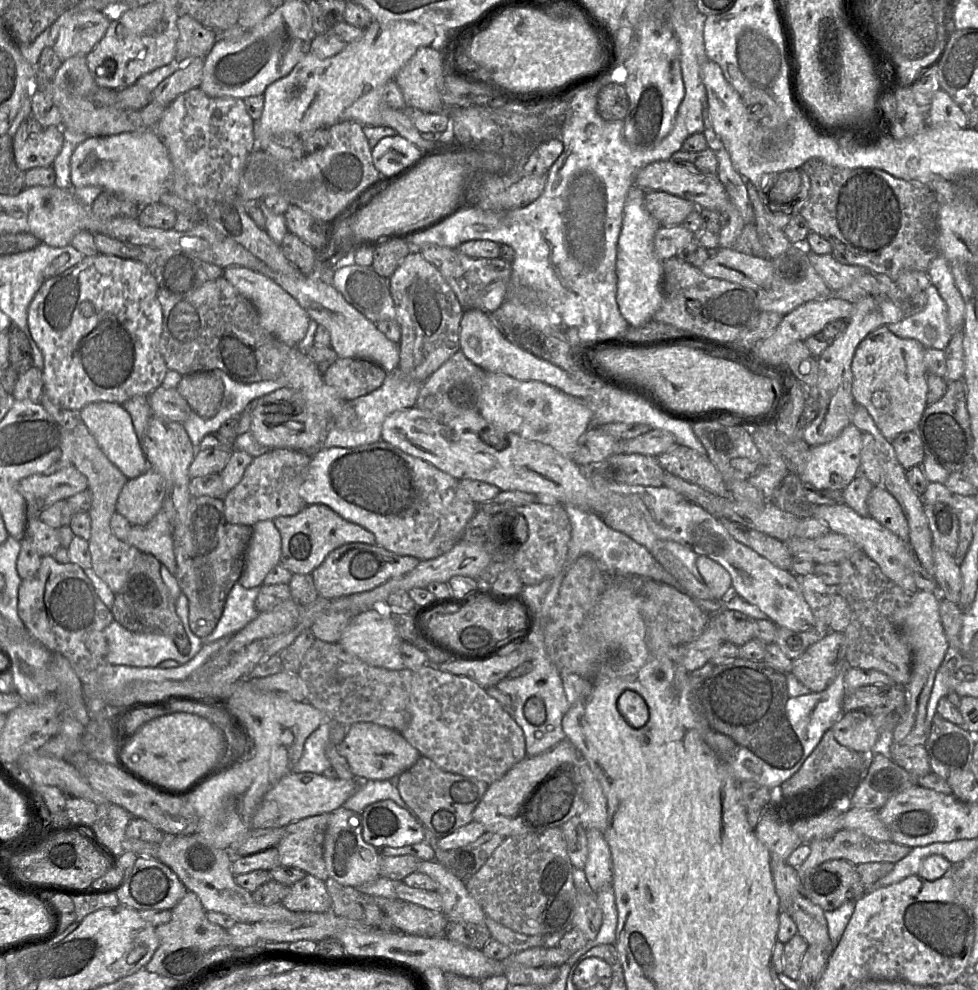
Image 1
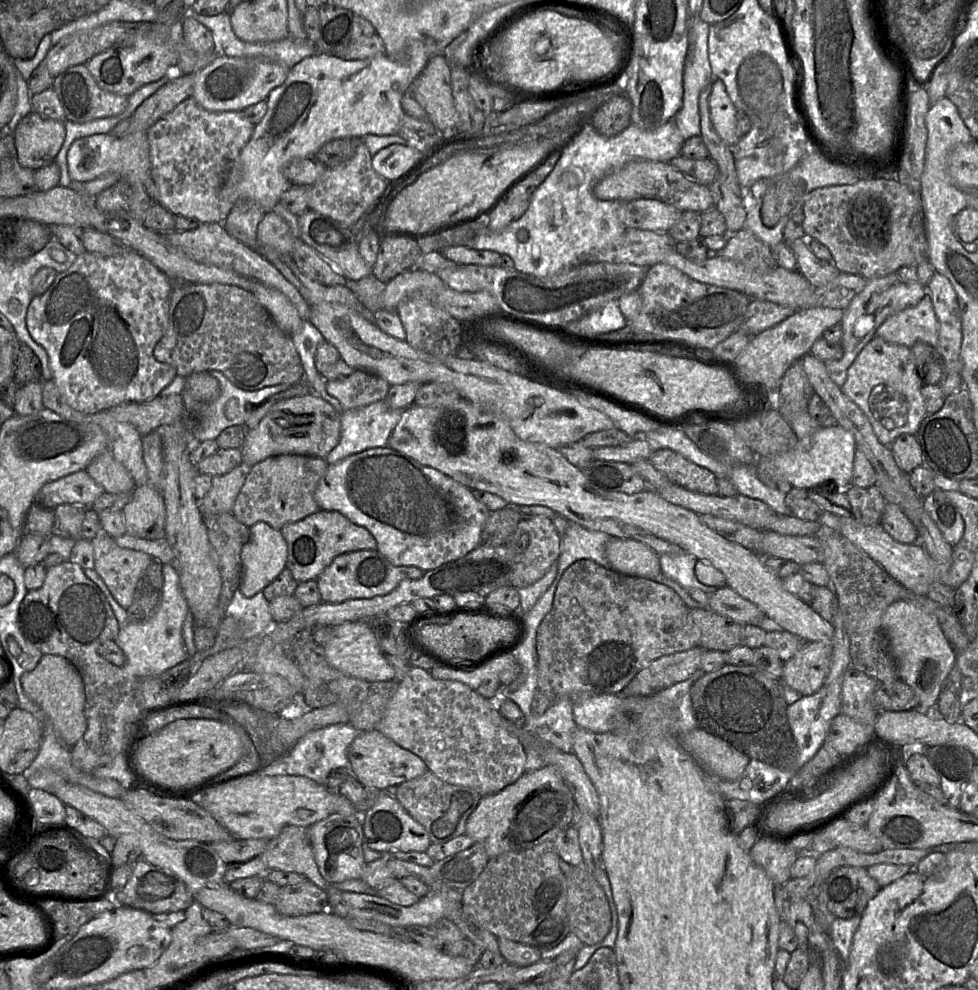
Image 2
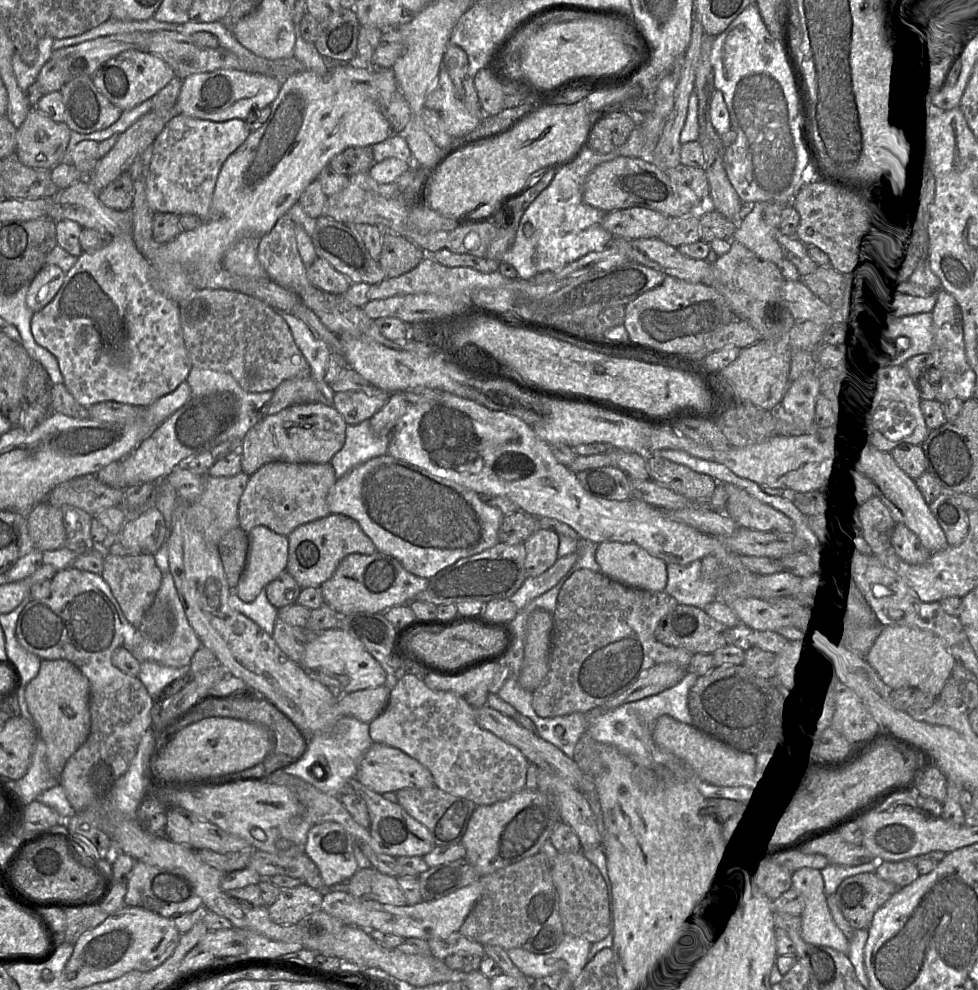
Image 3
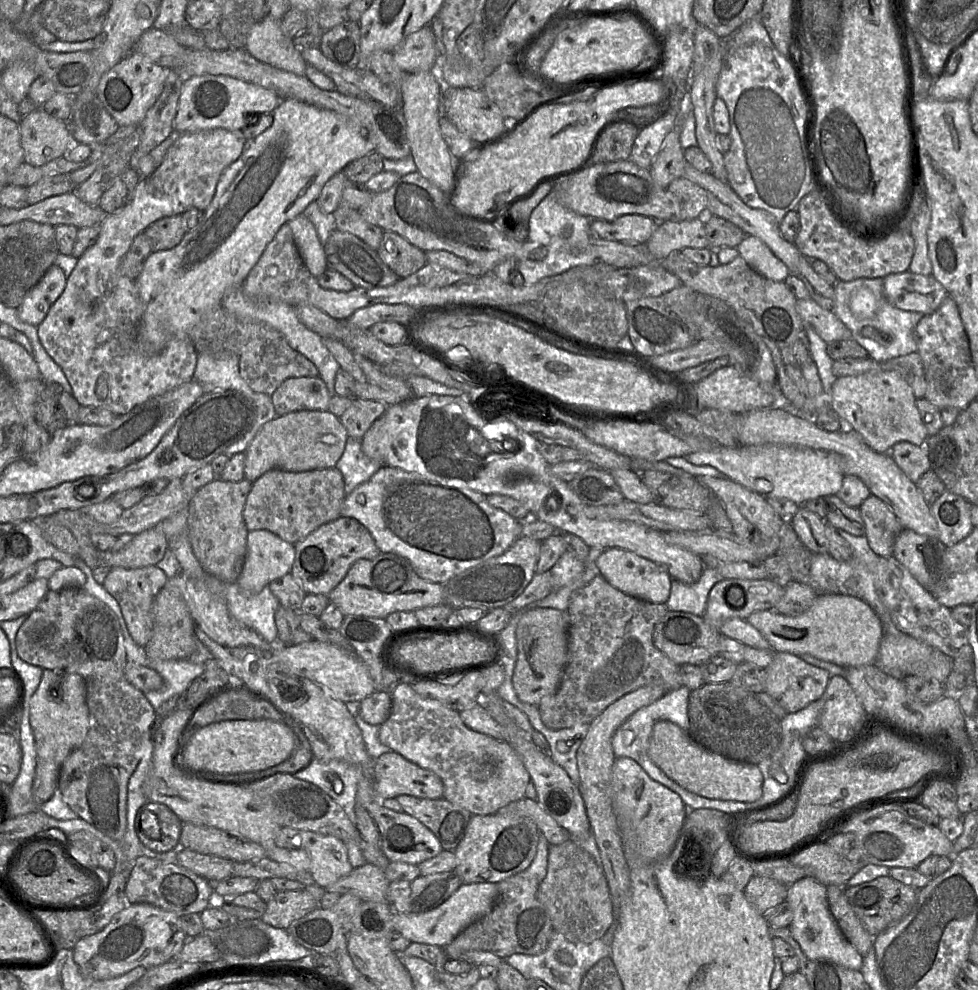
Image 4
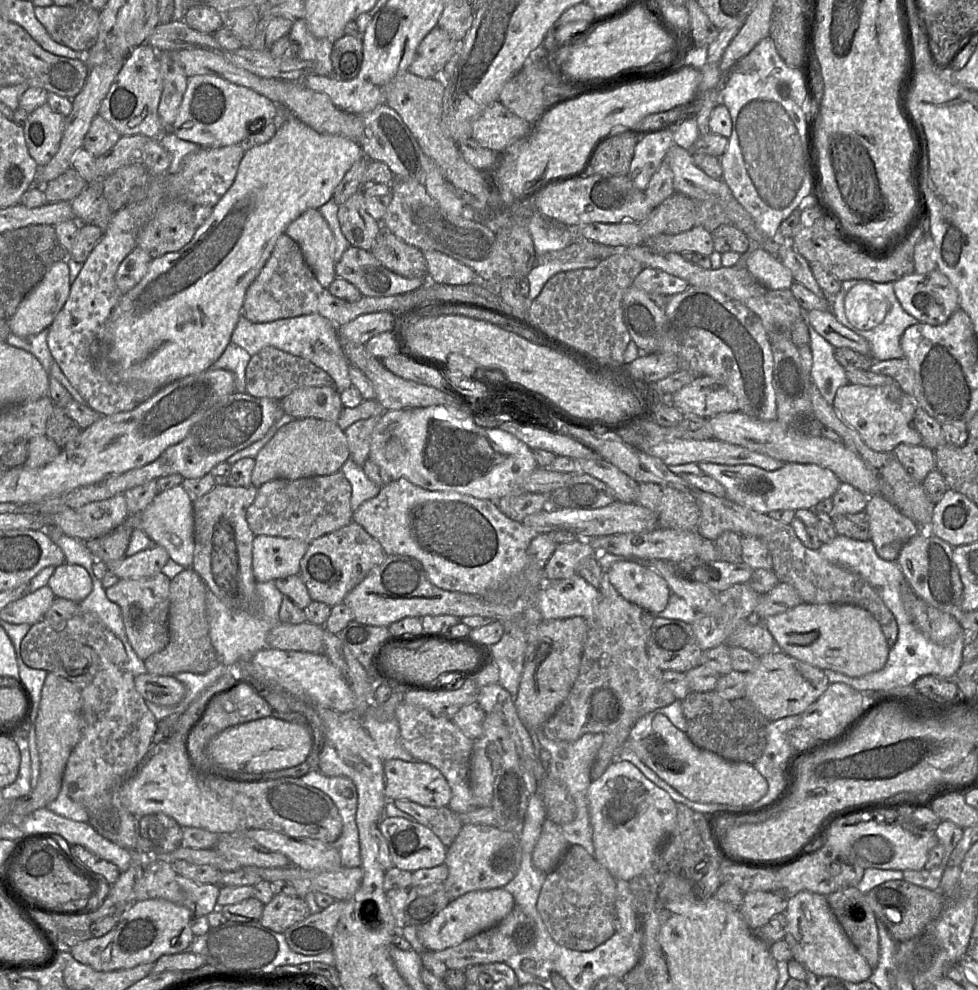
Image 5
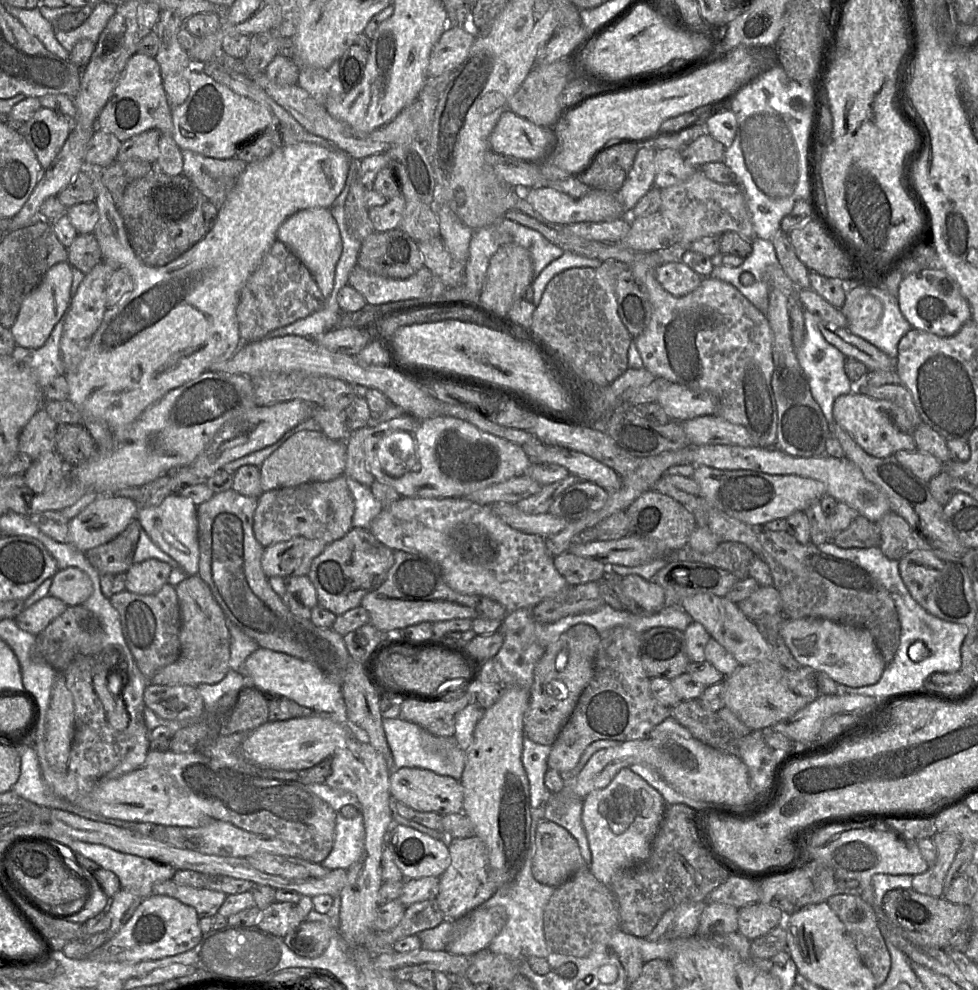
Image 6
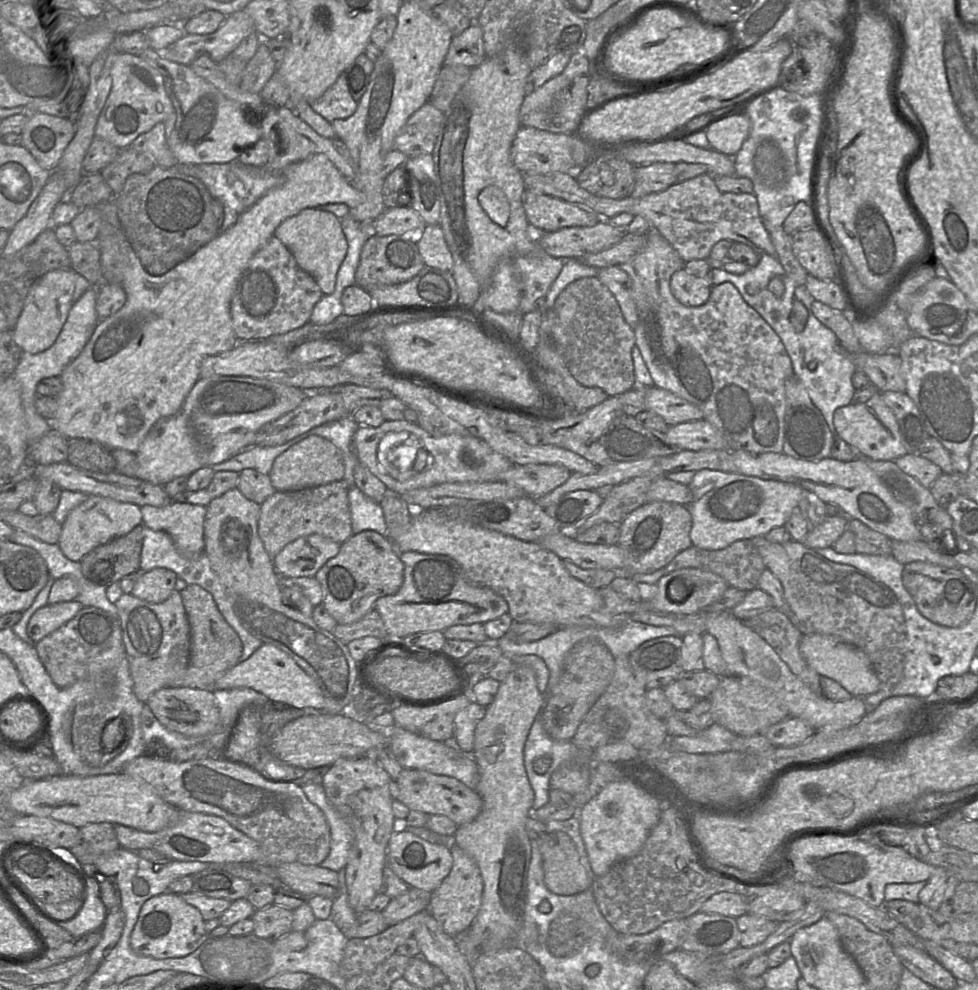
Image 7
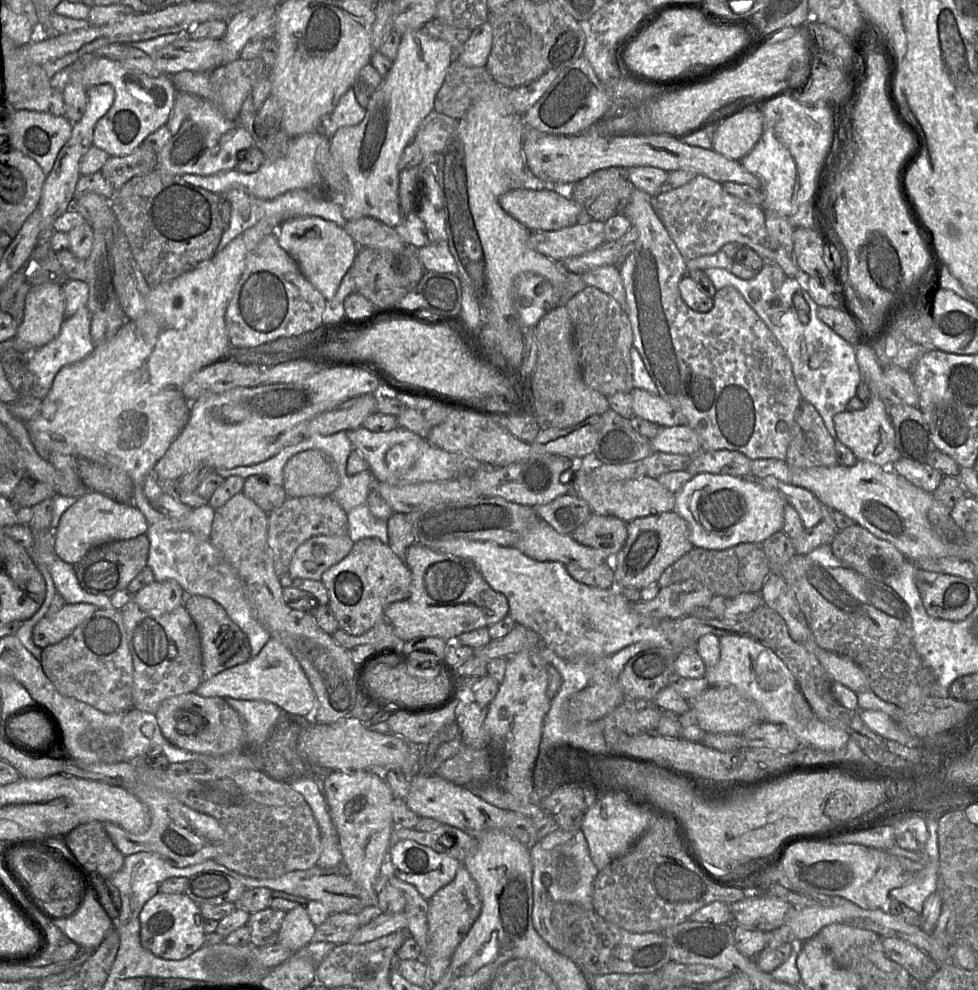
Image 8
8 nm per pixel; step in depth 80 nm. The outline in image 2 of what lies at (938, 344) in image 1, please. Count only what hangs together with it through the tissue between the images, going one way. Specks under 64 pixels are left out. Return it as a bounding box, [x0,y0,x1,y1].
[875,292,939,347]

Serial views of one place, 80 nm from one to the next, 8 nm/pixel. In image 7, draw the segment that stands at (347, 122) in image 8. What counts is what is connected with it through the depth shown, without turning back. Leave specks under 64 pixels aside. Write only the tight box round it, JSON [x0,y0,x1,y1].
[311,73,357,123]

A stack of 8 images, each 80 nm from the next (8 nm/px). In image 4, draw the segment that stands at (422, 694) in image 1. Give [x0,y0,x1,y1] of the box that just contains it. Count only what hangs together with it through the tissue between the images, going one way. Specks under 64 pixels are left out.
[379,683,530,815]

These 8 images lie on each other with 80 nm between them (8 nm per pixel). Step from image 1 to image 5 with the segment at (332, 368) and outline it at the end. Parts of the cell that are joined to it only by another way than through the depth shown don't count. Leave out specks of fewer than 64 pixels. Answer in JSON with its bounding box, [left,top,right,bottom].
[345,418,378,467]

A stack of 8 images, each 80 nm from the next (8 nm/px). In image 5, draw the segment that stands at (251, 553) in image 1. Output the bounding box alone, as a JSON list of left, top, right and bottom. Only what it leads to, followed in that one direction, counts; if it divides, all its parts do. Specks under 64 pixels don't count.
[252,535,308,583]

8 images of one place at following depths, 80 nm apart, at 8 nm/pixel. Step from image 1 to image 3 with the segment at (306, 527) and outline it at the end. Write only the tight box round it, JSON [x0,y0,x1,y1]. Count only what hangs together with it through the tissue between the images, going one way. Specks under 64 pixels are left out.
[286,514,377,587]

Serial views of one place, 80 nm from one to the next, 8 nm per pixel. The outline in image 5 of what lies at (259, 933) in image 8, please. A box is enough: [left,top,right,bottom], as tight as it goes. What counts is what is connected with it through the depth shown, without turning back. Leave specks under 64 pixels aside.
[259,894,310,933]

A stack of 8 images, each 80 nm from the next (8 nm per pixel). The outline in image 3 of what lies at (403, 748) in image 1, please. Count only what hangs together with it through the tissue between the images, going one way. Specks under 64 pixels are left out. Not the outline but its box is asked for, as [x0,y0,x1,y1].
[356,743,435,795]

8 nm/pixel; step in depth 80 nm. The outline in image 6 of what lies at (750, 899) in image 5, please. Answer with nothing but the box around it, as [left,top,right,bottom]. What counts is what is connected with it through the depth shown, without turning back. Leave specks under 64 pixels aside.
[738,902,783,941]

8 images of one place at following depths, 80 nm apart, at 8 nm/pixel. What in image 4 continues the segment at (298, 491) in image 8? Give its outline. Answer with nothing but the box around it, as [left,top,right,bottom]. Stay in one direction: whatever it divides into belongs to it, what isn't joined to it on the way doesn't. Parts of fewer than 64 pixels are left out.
[244,411,349,482]

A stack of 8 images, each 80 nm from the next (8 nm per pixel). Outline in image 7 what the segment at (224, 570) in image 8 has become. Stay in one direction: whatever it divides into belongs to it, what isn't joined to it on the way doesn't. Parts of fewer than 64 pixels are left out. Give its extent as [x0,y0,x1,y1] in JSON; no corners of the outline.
[140,527,263,662]

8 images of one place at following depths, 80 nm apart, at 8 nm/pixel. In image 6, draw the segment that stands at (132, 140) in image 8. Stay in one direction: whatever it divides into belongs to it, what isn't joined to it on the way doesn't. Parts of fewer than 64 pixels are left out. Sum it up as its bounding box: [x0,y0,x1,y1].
[97,52,173,142]

